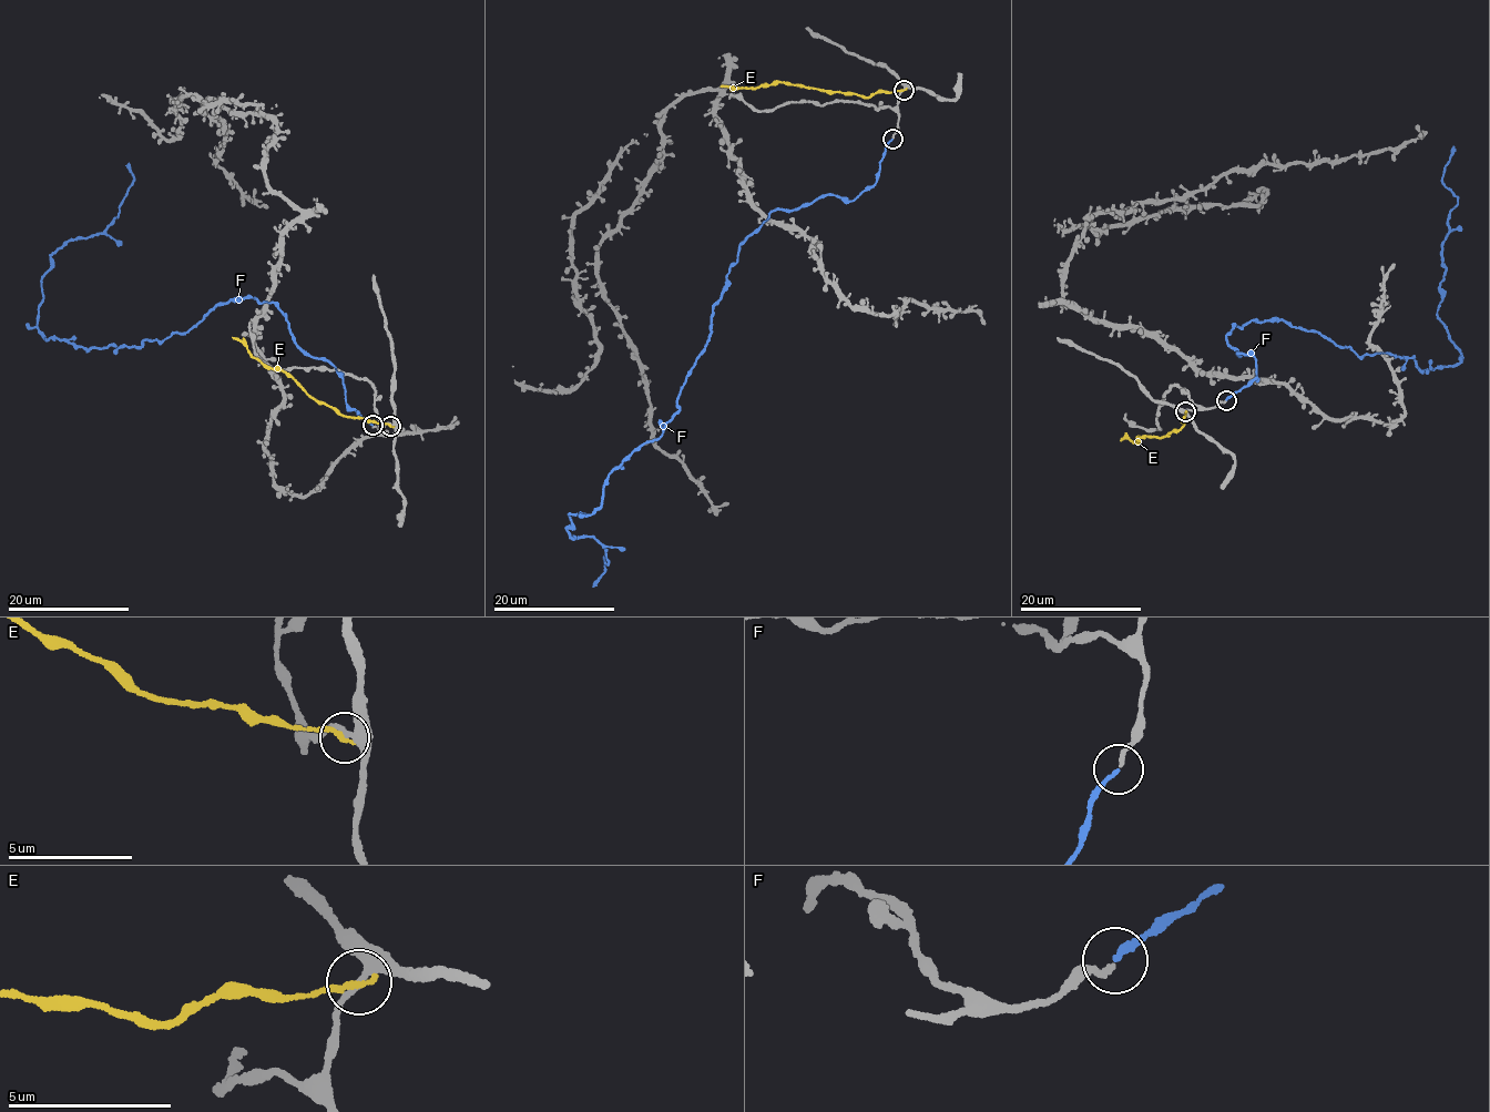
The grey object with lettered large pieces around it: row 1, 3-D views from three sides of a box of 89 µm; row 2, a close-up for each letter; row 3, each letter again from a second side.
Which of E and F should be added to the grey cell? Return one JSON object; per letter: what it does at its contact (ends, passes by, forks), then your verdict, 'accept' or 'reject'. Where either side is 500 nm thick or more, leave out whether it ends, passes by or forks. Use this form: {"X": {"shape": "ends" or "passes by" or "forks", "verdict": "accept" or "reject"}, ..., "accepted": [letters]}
{"E": {"shape": "ends", "verdict": "reject"}, "F": {"shape": "ends", "verdict": "accept"}, "accepted": ["F"]}

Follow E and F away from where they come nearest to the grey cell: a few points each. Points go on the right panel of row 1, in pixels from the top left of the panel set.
E: (1185, 411), (1180, 421), (1183, 424), (1176, 432), (1162, 438), (1147, 436), (1136, 444), (1120, 439)
F: (1225, 400), (1257, 377), (1226, 334), (1255, 320), (1419, 370), (1459, 363), (1437, 307), (1453, 145)

